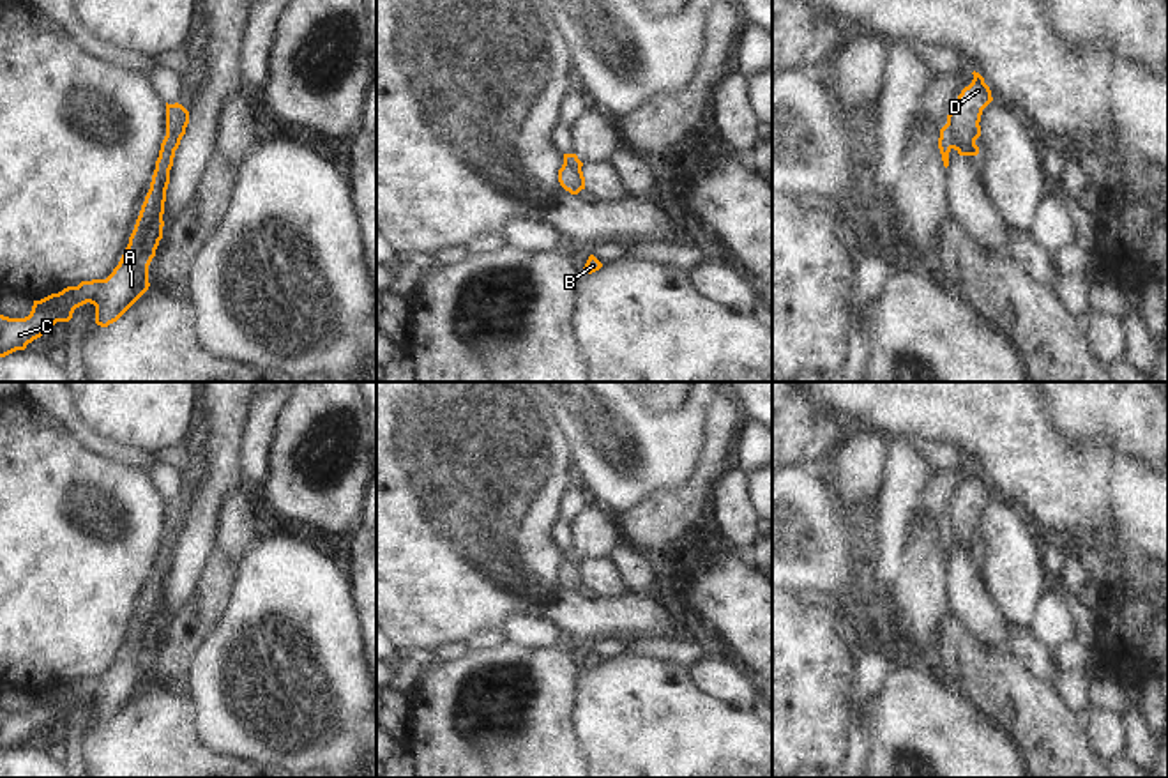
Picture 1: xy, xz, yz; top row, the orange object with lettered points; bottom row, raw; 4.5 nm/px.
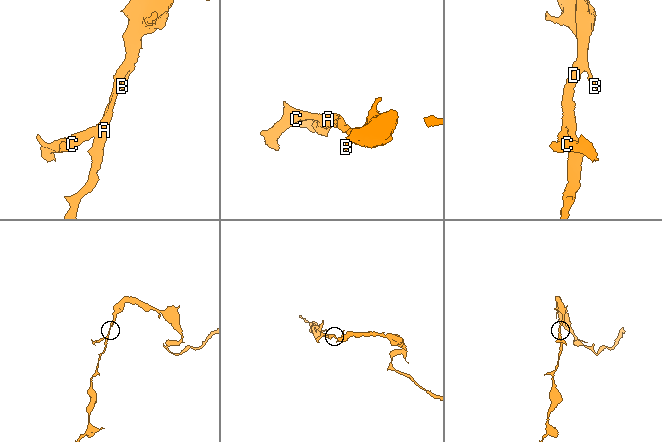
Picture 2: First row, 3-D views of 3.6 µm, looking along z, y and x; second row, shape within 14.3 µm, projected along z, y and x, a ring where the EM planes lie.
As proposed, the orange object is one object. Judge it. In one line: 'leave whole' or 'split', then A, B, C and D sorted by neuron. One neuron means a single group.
split; A B D / C

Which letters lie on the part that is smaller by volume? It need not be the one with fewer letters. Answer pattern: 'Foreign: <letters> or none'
Foreign: C

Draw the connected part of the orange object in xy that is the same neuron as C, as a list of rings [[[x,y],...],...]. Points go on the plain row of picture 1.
[[[104,675],[81,677],[41,697],[34,697],[32,707],[25,714],[0,711],[0,753],[16,746],[25,746],[28,739],[41,734],[57,718],[69,718],[76,704],[90,698],[95,702]]]

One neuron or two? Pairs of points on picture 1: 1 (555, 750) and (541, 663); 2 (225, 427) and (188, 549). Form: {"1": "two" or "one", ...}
{"1": "one", "2": "one"}

